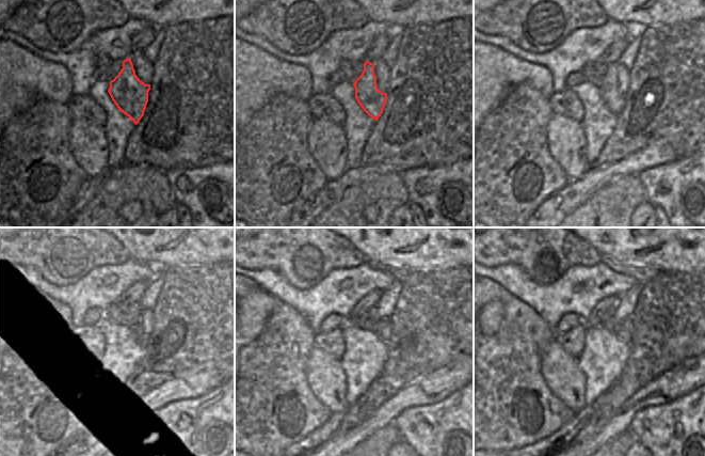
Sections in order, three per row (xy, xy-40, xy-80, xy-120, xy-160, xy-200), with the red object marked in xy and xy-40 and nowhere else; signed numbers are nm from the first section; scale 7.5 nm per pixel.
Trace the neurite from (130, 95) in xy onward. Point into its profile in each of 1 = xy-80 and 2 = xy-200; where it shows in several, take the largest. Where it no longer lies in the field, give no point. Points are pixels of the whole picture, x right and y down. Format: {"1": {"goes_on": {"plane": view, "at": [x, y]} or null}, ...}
{"1": {"goes_on": {"plane": "xy-80", "at": [613, 99]}}, "2": {"goes_on": {"plane": "xy-200", "at": [612, 310]}}}

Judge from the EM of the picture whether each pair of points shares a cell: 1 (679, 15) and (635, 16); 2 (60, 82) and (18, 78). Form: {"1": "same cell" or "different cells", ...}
{"1": "same cell", "2": "same cell"}

